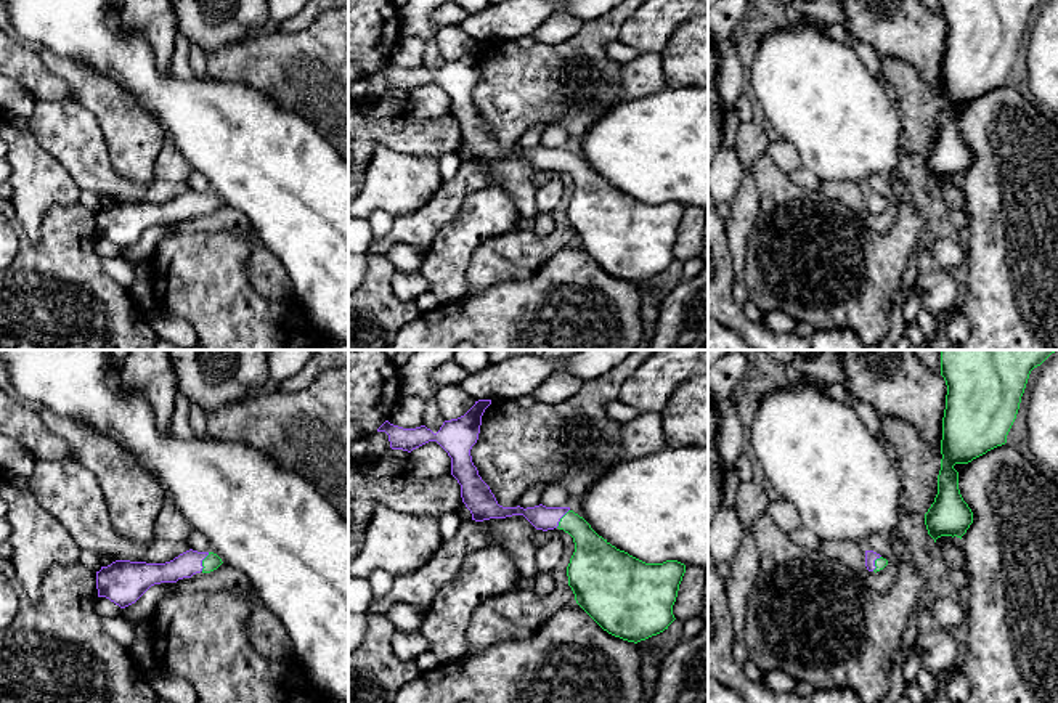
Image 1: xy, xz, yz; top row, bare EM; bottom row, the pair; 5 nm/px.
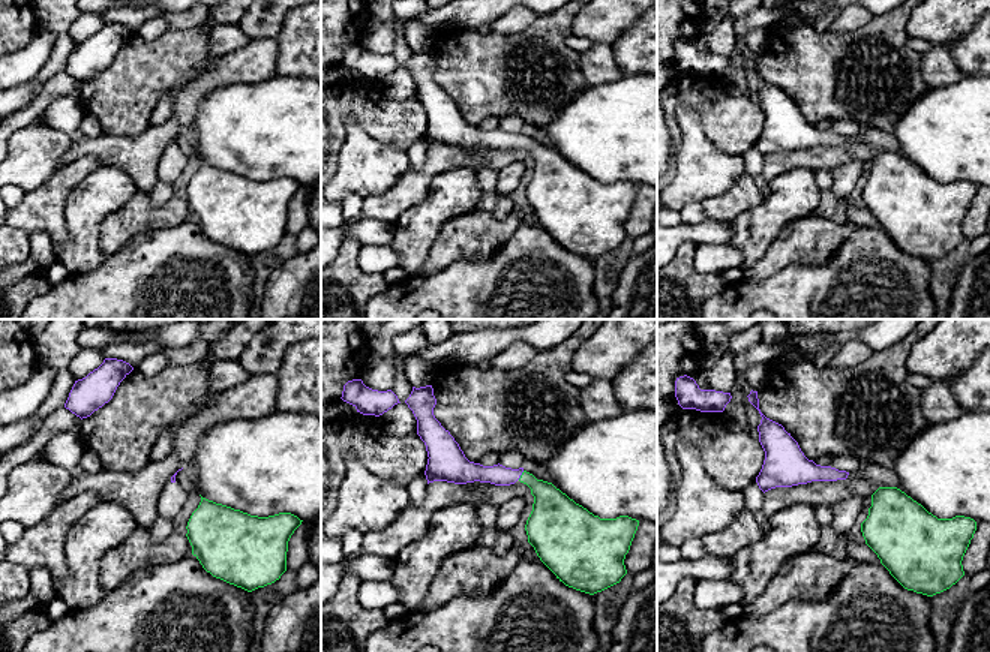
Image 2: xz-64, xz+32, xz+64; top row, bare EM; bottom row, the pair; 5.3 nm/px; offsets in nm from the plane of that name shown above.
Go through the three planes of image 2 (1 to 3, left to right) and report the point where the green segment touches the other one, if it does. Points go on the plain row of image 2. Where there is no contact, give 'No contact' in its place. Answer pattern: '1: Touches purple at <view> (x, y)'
1: No contact
2: Touches purple at xz+32 (521, 138)
3: No contact

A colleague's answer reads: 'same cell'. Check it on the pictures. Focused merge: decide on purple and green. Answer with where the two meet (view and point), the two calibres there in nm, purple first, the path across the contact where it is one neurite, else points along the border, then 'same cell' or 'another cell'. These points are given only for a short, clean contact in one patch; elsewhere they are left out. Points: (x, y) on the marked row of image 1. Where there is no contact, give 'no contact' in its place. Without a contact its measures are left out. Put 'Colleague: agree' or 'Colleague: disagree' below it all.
contact xy (201, 562); calibres 120 and 80 nm; way xy (185, 565), (201, 562), (212, 560); same cell
Colleague: agree

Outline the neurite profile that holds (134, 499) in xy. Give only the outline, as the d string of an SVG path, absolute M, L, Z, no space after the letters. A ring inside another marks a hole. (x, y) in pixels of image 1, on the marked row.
M31 404L45 425L71 446L71 461L93 472L117 534L138 544L154 538L154 520L165 502L165 491L146 475L122 446L96 435L88 425Z

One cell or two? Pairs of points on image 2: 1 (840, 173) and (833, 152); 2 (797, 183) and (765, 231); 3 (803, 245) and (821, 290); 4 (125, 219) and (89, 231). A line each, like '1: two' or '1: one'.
1: two
2: one
3: two
4: two

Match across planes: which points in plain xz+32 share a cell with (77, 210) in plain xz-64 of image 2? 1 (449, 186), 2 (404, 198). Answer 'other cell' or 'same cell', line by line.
1: same cell
2: other cell

